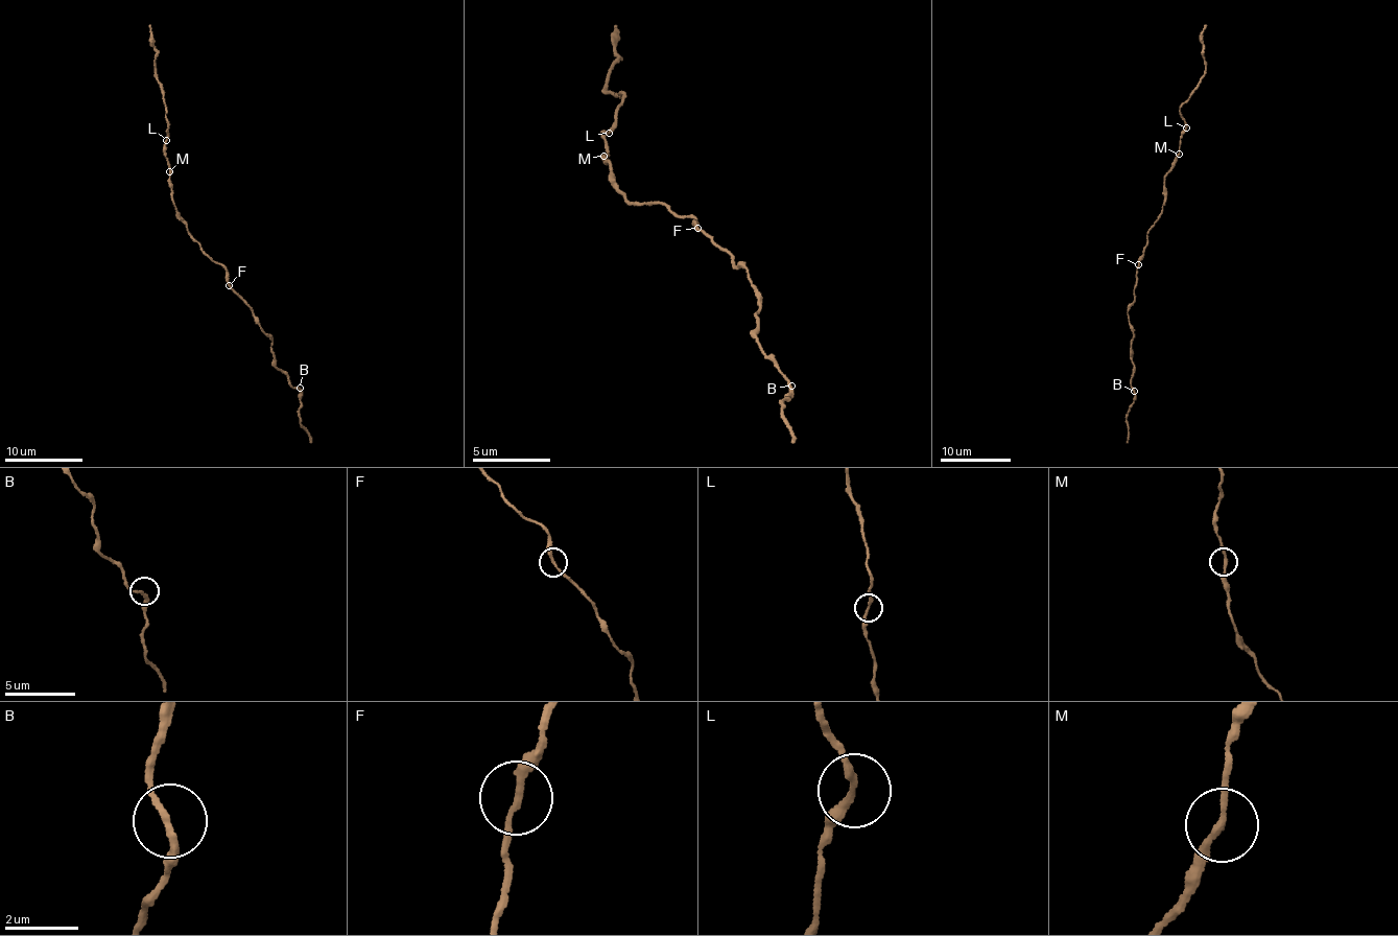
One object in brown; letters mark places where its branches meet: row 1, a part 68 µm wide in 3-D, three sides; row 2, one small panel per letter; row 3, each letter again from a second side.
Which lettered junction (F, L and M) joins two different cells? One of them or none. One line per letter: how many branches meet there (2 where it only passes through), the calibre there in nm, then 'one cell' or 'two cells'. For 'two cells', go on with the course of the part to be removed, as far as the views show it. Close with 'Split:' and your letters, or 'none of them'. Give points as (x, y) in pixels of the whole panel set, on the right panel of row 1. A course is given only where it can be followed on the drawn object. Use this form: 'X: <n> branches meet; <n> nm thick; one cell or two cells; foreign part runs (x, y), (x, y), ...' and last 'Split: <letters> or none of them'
F: 2 branches meet; 180 nm thick; one cell
L: 2 branches meet; 180 nm thick; one cell
M: 2 branches meet; 180 nm thick; one cell
Split: none of them

